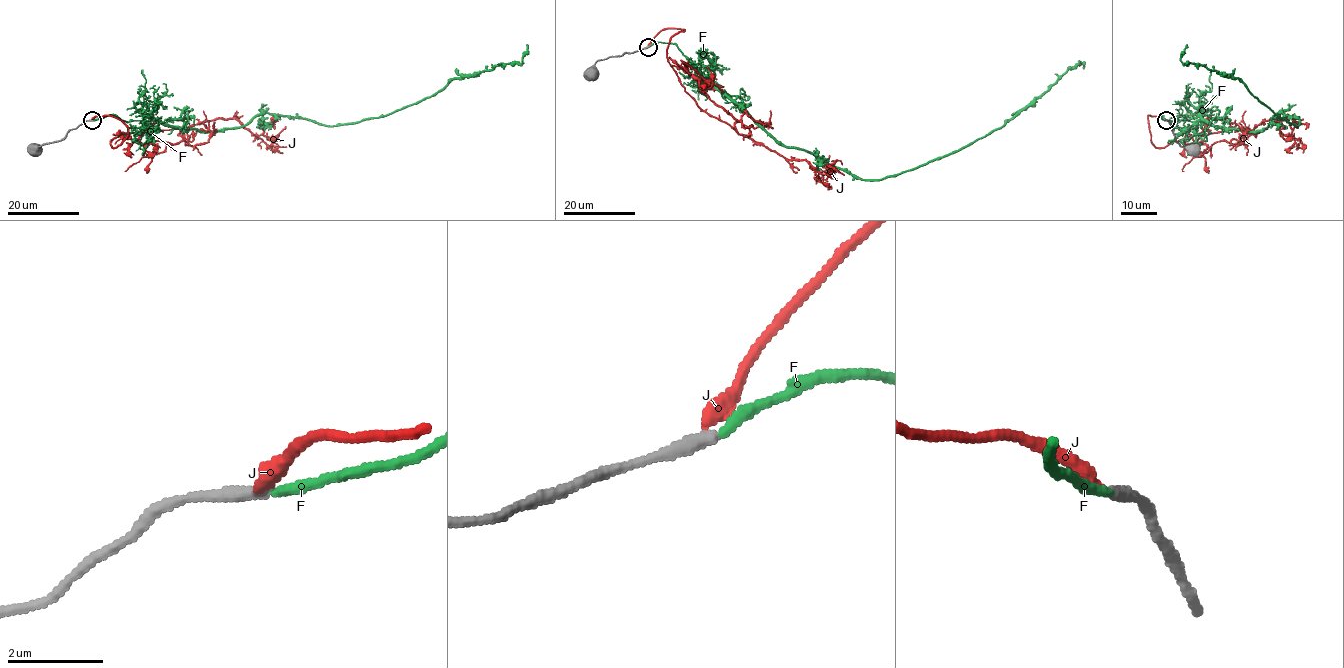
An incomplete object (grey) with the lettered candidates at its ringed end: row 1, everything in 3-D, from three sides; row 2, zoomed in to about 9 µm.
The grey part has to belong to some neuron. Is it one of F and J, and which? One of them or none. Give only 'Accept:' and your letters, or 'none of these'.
Accept: F

